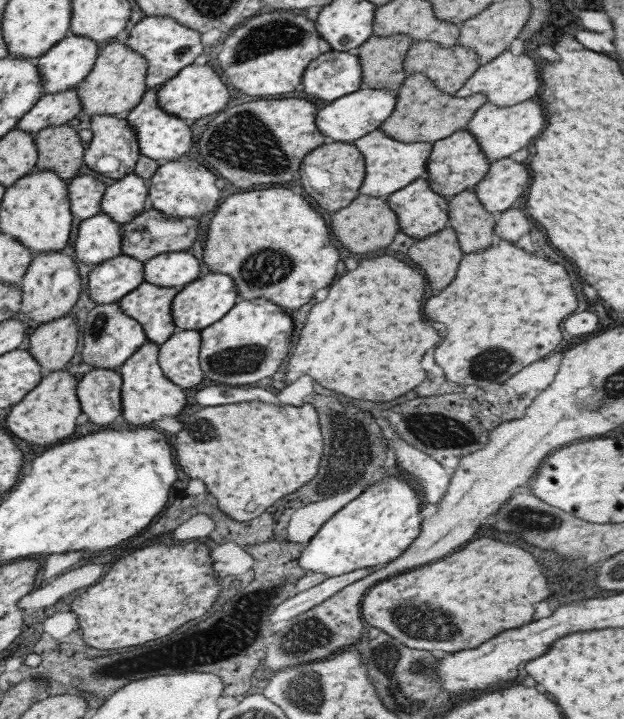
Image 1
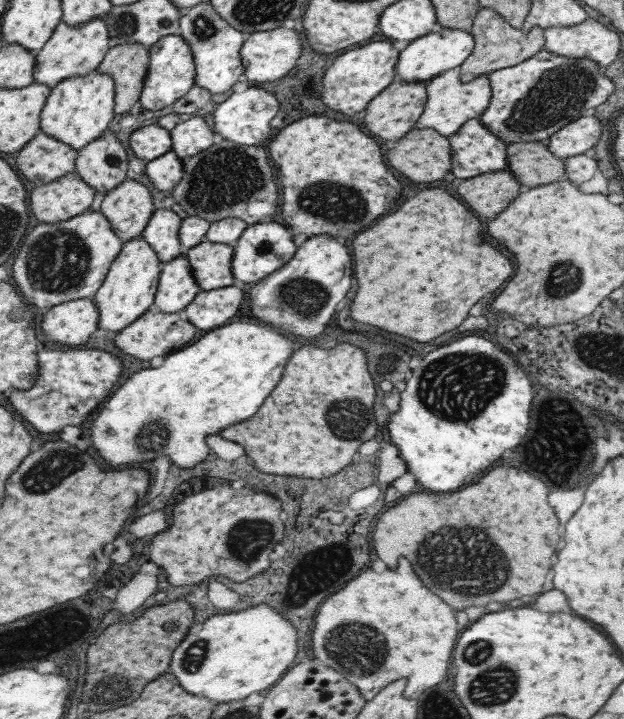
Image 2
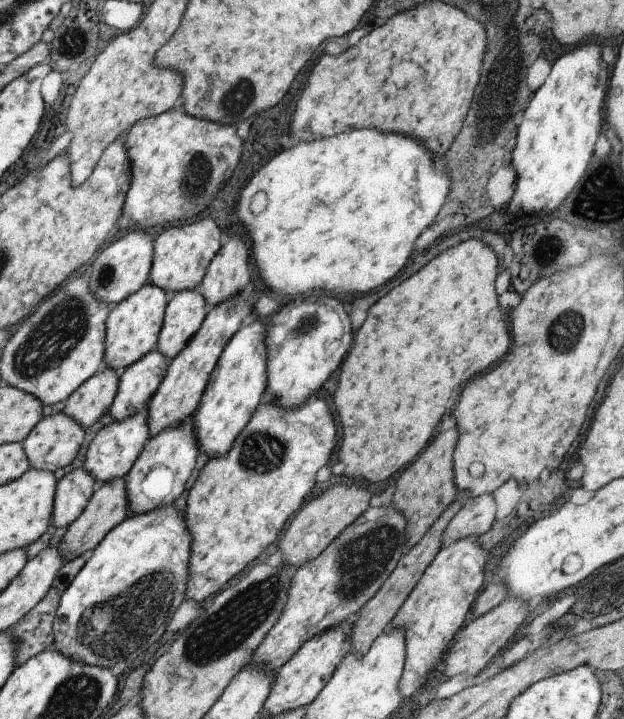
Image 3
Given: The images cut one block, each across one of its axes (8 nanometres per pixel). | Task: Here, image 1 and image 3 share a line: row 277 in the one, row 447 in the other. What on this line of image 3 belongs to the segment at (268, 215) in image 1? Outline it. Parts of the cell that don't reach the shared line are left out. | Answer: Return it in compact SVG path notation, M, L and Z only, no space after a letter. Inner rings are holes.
M311 396L305 404L291 410L281 408L273 402L260 402L245 428L231 444L229 452L223 456L211 456L205 461L187 494L182 515L191 540L187 560L187 584L183 592L184 605L187 601L201 605L213 597L230 578L255 560L277 538L285 520L301 506L315 487L315 474L329 462L335 448L335 438L337 424L325 400L321 398Z

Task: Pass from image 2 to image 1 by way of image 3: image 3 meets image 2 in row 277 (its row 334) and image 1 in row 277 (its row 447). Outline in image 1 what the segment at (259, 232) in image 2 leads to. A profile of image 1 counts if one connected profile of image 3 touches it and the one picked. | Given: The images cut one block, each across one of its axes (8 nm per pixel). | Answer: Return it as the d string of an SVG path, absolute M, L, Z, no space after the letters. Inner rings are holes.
M209 272L186 284L172 298L171 319L177 330L198 330L218 321L239 300L235 282L227 274Z

